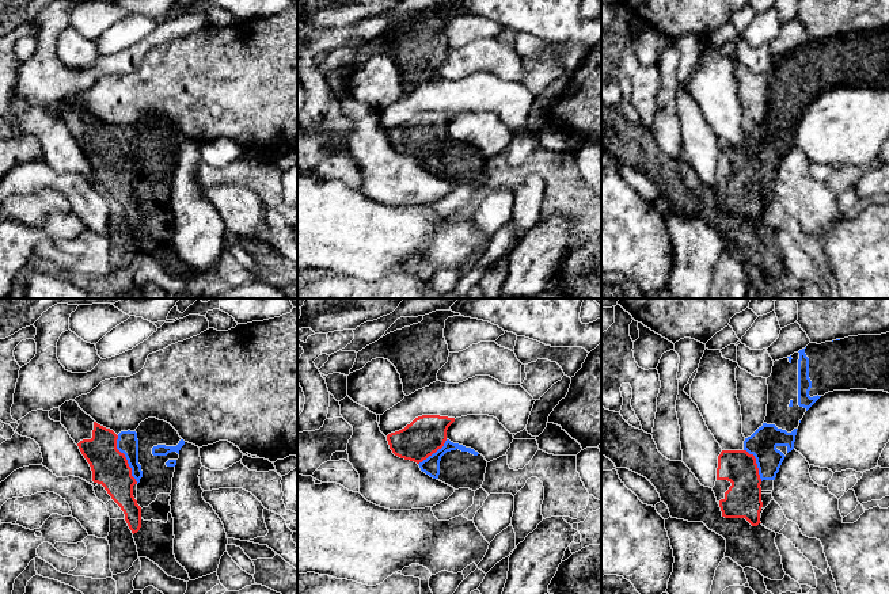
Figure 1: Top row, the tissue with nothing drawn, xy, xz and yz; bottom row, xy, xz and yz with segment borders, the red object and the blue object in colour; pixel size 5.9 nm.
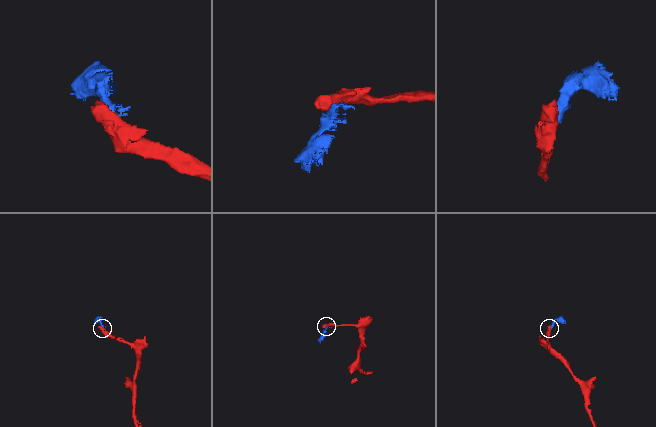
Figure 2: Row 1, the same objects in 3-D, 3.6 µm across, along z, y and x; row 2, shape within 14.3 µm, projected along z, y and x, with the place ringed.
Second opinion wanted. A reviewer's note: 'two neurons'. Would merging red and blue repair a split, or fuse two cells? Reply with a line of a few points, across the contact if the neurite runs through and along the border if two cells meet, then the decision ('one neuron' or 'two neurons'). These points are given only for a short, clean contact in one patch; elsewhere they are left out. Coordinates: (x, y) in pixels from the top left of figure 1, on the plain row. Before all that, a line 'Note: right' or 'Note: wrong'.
Note: right
xy (117, 132), (117, 144), (137, 179) | two neurons

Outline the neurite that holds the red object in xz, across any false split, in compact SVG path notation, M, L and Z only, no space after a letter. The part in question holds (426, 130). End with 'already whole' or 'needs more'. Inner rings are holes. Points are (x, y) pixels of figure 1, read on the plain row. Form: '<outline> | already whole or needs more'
M422 111L404 125L387 132L392 149L417 160L441 145L447 137L447 126L455 114Z | already whole

